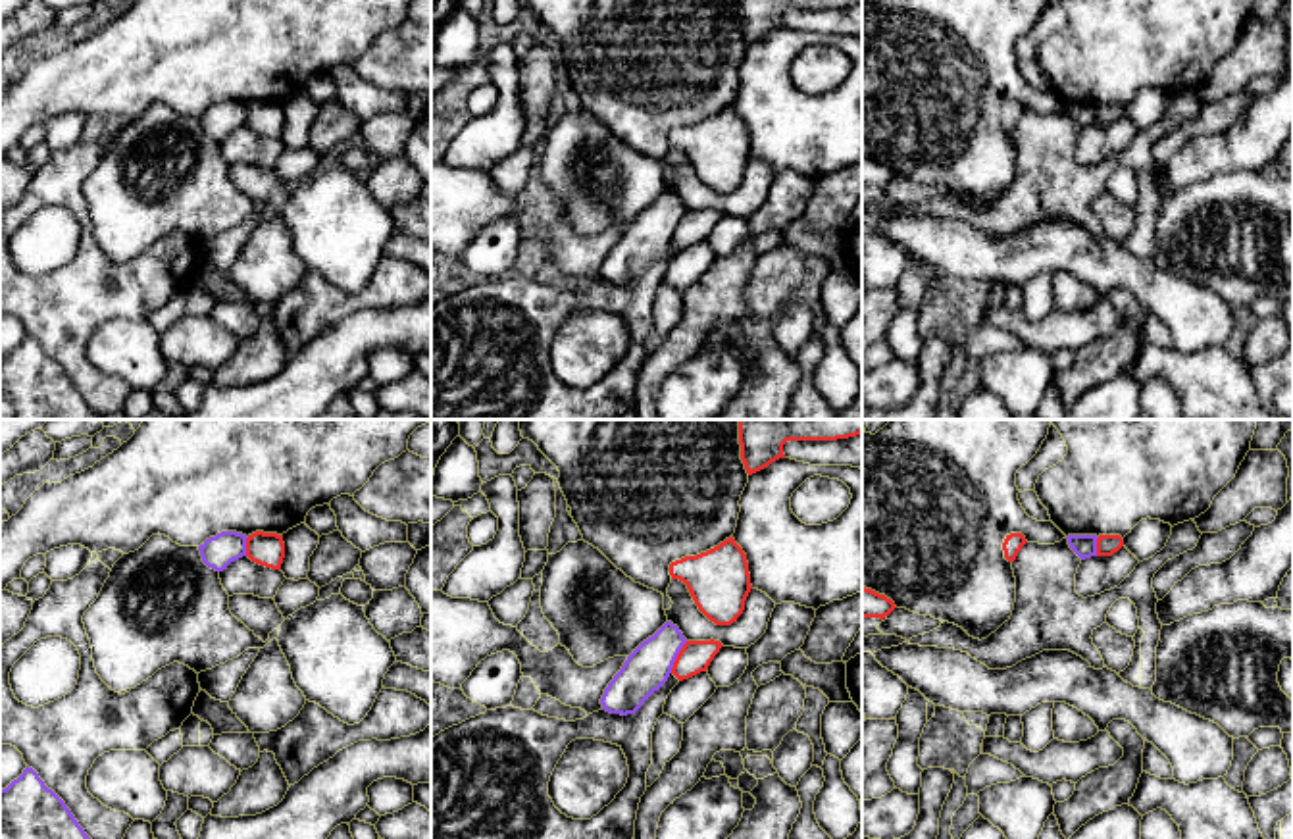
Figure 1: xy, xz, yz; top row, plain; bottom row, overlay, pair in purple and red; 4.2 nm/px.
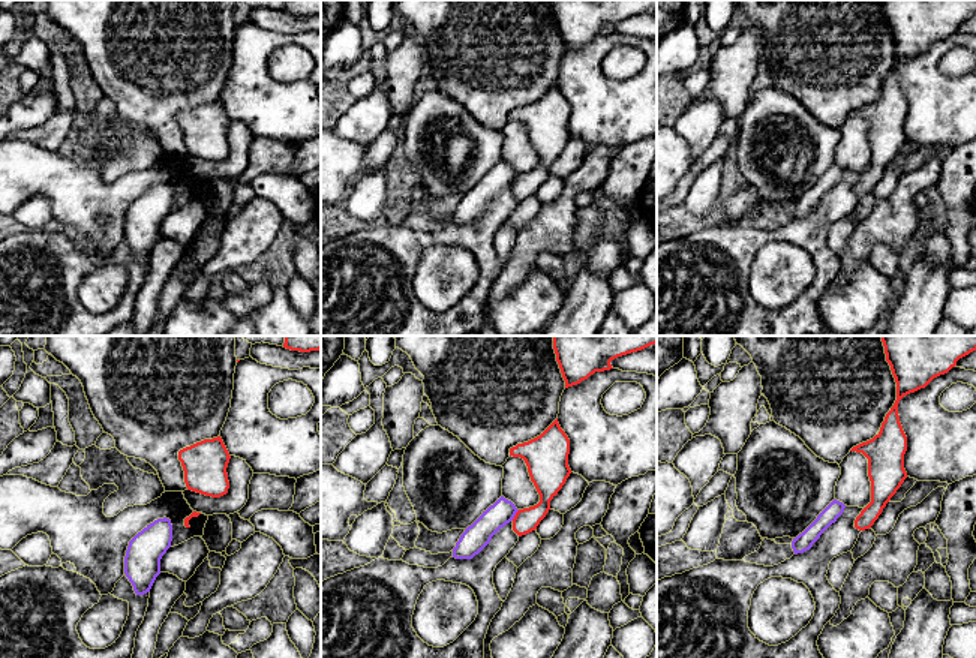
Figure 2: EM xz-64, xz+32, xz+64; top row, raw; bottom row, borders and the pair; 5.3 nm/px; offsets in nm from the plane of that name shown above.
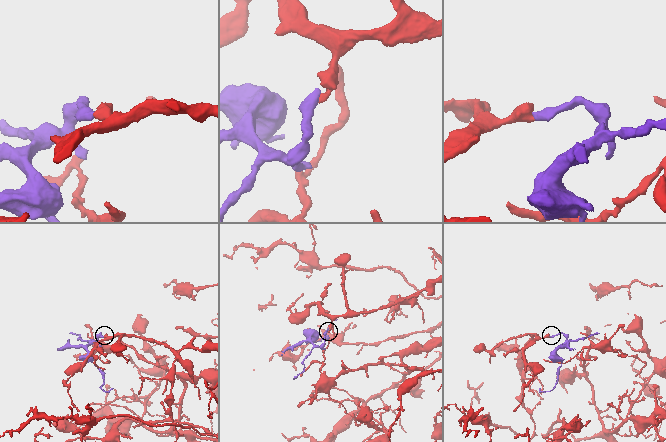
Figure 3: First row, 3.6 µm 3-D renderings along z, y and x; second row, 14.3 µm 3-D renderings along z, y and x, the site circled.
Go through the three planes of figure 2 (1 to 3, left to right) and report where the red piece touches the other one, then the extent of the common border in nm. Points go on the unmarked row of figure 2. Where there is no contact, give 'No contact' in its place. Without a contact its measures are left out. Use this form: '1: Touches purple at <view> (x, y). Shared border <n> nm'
1: No contact
2: Touches purple at xz+32 (514, 179). Shared border 70 nm
3: No contact

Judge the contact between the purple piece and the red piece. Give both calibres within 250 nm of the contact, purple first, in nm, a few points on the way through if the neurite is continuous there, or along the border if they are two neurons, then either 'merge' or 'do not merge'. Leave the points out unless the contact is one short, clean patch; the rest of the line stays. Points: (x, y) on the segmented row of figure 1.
190 nm thick on the purple side, 140 nm on the other; border along xz (687, 641), (670, 672); do not merge

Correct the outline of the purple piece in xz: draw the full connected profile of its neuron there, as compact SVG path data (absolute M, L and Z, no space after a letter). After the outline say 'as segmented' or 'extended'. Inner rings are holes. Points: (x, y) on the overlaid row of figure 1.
M666 622L627 656L621 670L604 689L602 710L621 716L635 714L668 681L685 643L687 639L679 627Z; as segmented

